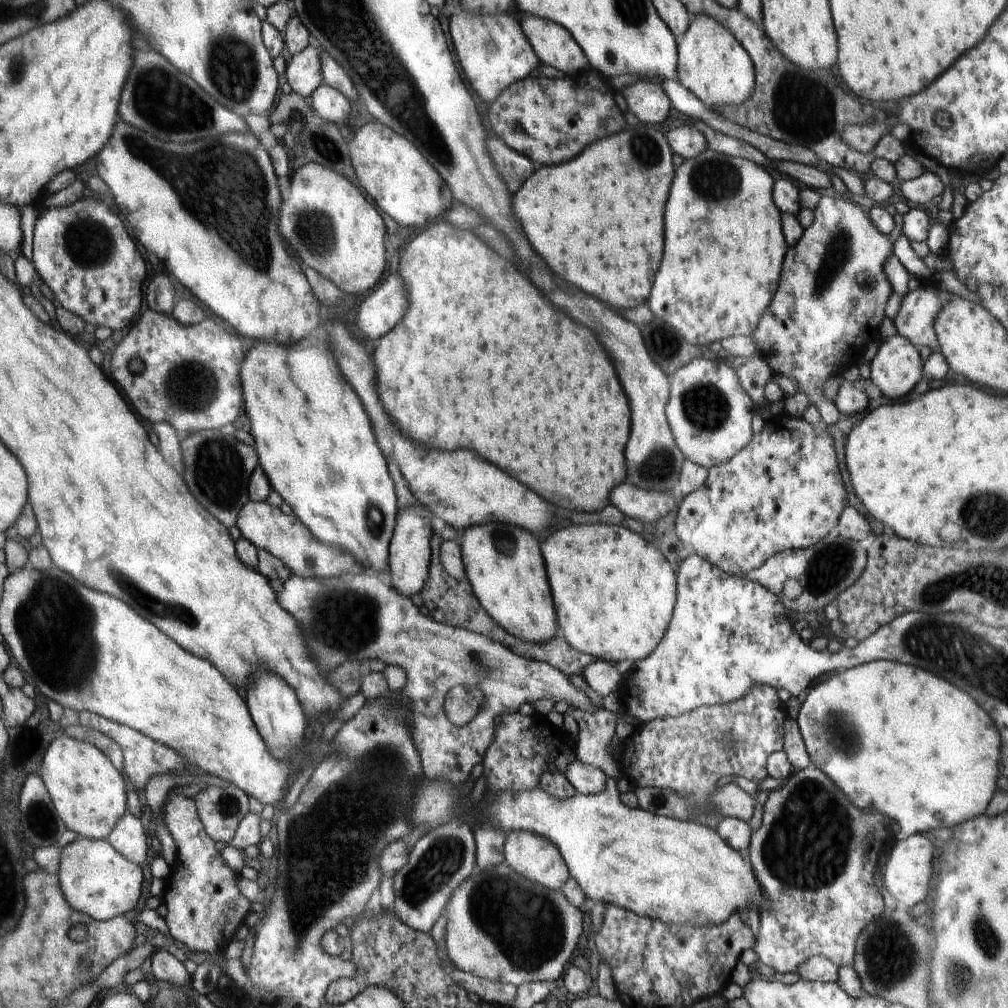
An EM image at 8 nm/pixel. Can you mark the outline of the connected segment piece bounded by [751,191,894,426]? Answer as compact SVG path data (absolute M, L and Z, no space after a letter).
M824 191L814 208L814 220L810 228L804 230L800 242L792 250L788 249L779 291L763 315L758 329L751 335L755 344L761 347L761 358L768 362L774 375L796 380L800 392L809 395L811 405L820 412L822 426L836 424L841 416L835 402L825 396L823 389L826 380L841 375L850 366L858 366L867 343L880 341L886 302L893 292L892 284L884 273L884 264L890 254L894 254L894 243L888 235L876 230L872 218L862 206Z

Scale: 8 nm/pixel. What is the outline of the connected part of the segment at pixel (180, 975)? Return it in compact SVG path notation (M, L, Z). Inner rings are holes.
M167 949L156 951L151 958L152 976L156 980L184 988L193 980L193 976L188 974L184 964L176 957L174 958Z

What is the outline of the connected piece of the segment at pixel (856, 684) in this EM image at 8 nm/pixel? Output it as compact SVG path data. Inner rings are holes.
M873 661L834 674L808 692L796 722L811 765L826 774L859 810L880 812L898 823L900 837L928 835L930 830L972 820L984 814L998 790L1000 734L996 724L966 692L916 666Z

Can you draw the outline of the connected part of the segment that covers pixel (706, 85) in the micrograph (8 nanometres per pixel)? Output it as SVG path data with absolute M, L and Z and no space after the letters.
M706 14L694 16L679 45L679 78L708 107L744 104L756 86L754 64L738 39L718 20Z

